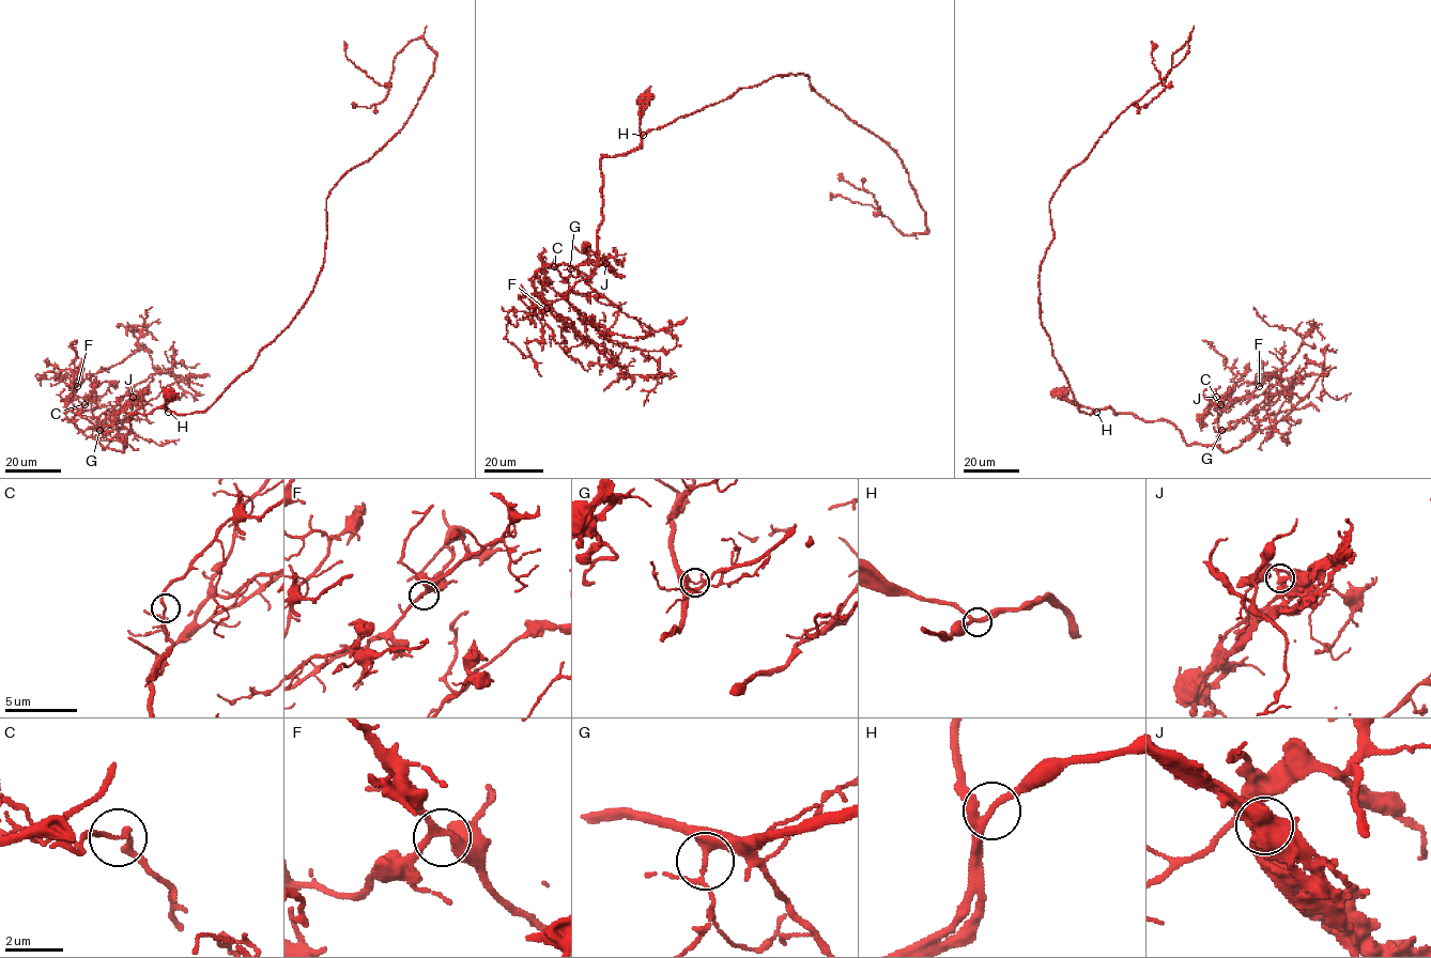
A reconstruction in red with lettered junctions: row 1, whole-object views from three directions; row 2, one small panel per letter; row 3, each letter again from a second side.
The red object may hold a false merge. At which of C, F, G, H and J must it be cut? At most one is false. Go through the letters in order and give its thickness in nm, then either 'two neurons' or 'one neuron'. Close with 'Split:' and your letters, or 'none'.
C: 170 nm | one neuron
F: 220 nm | one neuron
G: 240 nm | one neuron
H: 240 nm | one neuron
J: 320 nm | two neurons
Split: J

